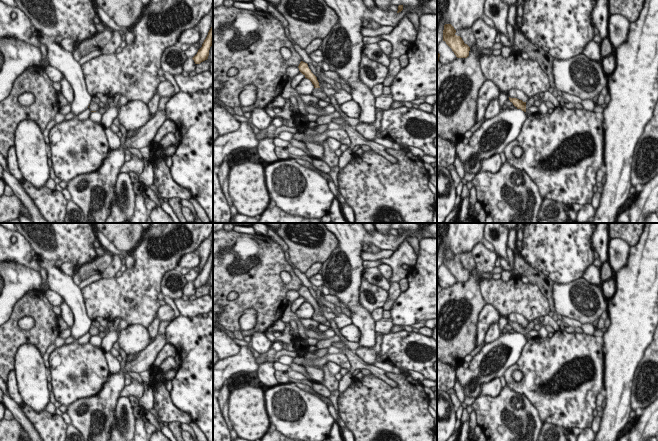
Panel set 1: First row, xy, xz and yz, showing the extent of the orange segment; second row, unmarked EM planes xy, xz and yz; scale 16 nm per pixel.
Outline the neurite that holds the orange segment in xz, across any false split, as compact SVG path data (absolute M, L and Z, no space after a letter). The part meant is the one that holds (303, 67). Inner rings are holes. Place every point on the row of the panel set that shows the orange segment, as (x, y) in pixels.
M301 61L298 68L299 68L299 71L305 76L305 78L309 79L314 85L312 95L317 97L319 100L322 100L325 97L327 97L323 92L323 90L320 88L317 77L309 69L308 64Z

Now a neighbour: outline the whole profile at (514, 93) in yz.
M518 89L509 90L507 95L510 98L517 98L519 100L522 100L523 102L527 102L529 100L529 97L523 91Z

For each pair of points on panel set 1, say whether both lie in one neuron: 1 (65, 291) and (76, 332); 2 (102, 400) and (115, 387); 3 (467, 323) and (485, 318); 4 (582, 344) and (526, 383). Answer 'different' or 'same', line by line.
1: same
2: same
3: different
4: same

